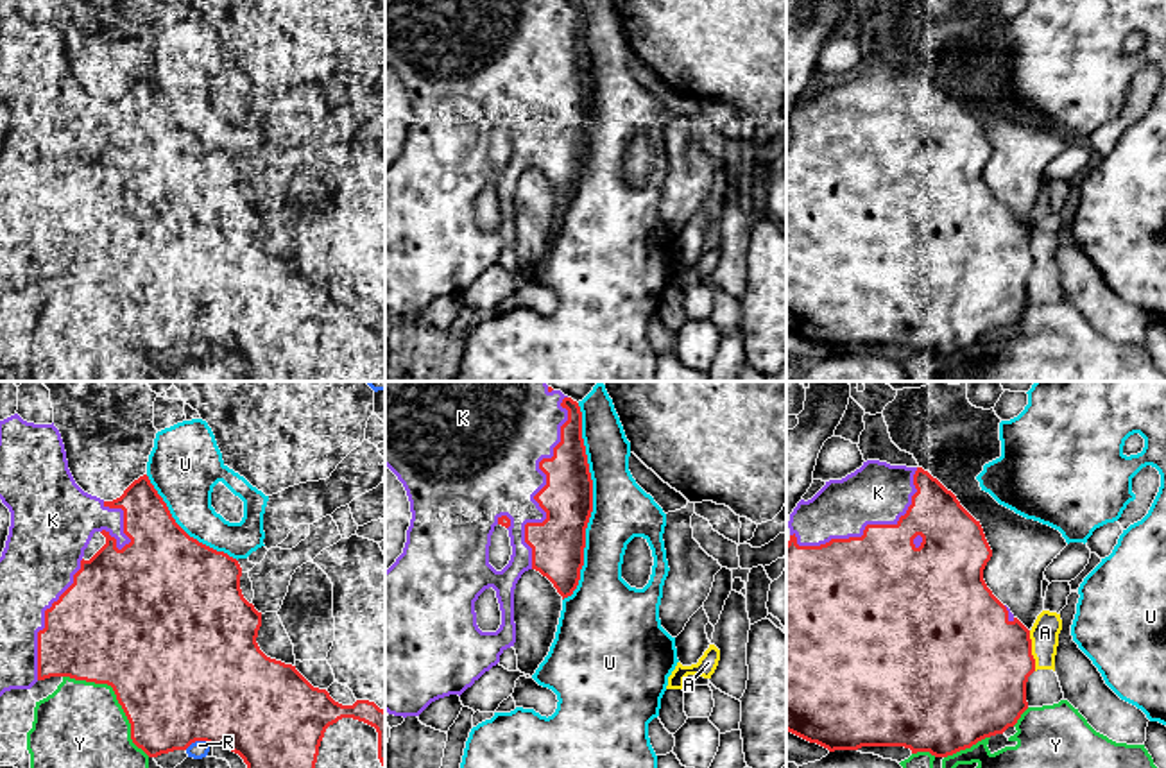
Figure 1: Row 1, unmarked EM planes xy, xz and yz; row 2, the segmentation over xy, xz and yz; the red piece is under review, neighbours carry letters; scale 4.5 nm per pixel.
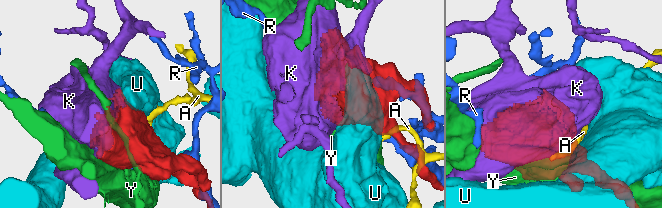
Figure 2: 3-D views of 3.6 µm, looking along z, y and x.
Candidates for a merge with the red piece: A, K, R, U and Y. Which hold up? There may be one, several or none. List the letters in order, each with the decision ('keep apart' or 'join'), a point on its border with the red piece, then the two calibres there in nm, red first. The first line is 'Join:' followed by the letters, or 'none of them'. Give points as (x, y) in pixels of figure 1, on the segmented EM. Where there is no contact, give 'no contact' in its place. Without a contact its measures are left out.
Join: K
A: keep apart | yz (1030, 650) | 480/130 nm
K: join | xz (545, 486) | 240/420 nm
R: keep apart | xy (197, 740) | 500/80 nm
U: keep apart | xz (591, 503) | 240/260 nm
Y: keep apart | xy (117, 699) | 500/380 nm

